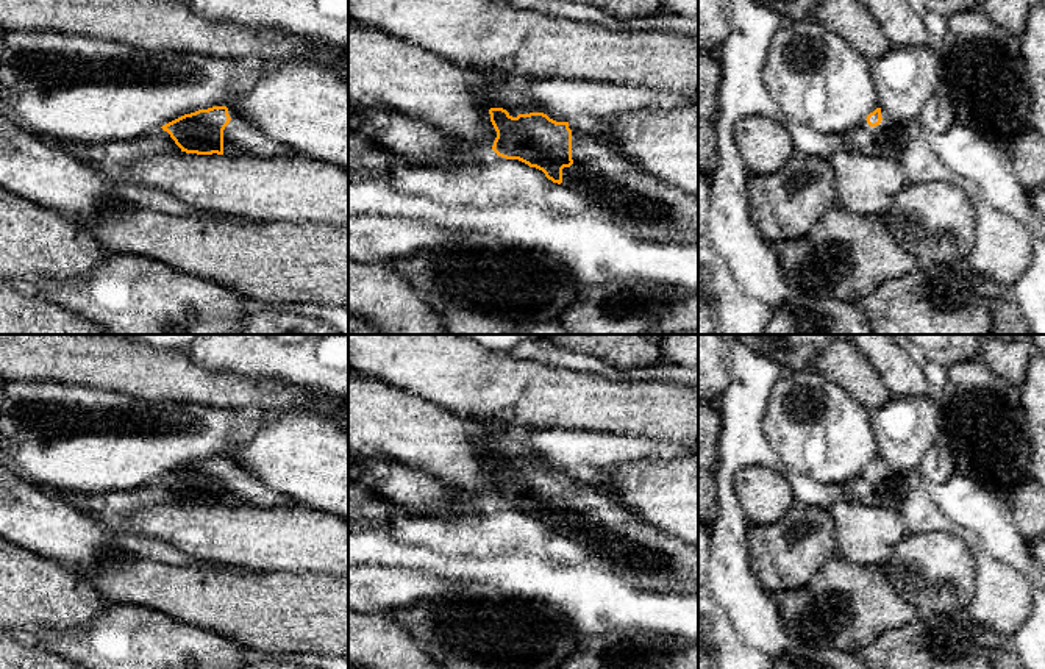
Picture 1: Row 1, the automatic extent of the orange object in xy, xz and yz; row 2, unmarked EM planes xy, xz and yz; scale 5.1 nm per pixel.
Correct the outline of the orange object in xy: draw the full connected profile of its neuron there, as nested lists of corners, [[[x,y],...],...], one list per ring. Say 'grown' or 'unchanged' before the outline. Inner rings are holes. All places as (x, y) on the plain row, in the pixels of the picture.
grown; [[[226,456],[184,464],[161,477],[186,503],[275,508],[295,503]]]

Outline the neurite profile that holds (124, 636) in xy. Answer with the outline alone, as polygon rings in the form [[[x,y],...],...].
[[[111,603],[83,625],[37,641],[83,669],[247,669],[255,660],[233,639],[128,603]]]

